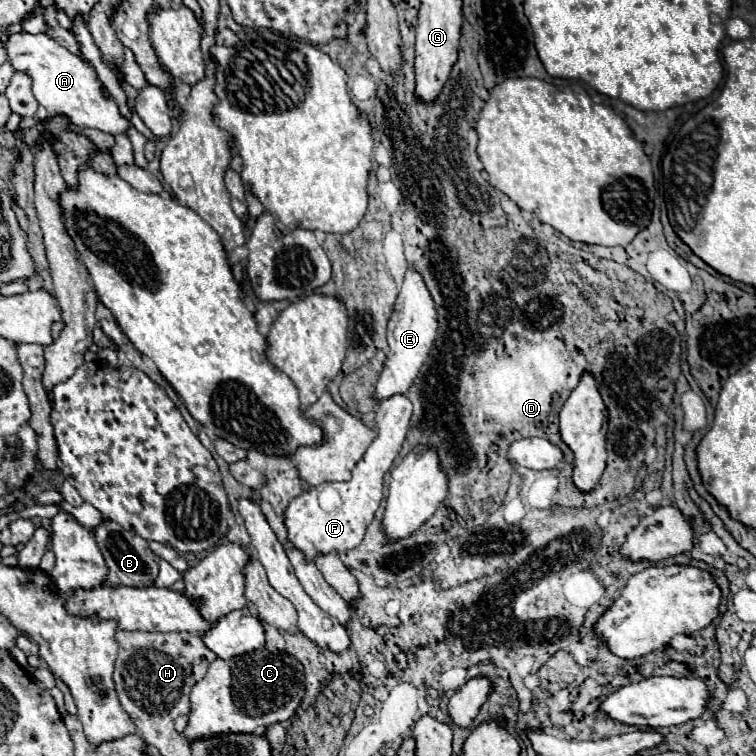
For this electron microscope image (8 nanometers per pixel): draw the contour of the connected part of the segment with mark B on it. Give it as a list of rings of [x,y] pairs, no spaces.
[[[101,520],[99,526],[93,528],[93,538],[97,546],[101,548],[101,554],[105,556],[105,564],[109,568],[109,576],[105,578],[107,586],[131,586],[131,588],[147,588],[153,586],[153,580],[157,578],[159,566],[155,560],[155,554],[149,550],[149,542],[141,536],[135,536],[121,528],[113,520]]]

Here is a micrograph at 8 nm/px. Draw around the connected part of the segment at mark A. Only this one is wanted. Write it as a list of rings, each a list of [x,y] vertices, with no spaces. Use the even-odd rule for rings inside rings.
[[[9,34],[9,38],[1,42],[1,46],[5,48],[7,60],[11,62],[13,70],[25,72],[31,78],[33,96],[49,112],[49,116],[65,116],[71,124],[79,128],[95,128],[107,134],[119,134],[129,128],[131,122],[119,114],[115,100],[103,96],[103,84],[99,82],[95,70],[79,56],[59,46],[47,34]]]

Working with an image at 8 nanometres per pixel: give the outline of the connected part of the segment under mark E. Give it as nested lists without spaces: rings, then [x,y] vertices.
[[[407,270],[401,292],[395,302],[395,312],[389,320],[387,328],[387,342],[389,342],[389,354],[383,366],[383,372],[379,376],[377,388],[373,398],[377,402],[387,400],[395,394],[407,394],[409,386],[413,384],[415,376],[419,374],[419,368],[423,366],[423,360],[429,356],[429,350],[433,346],[437,332],[437,312],[431,294],[427,292],[421,276],[415,270]]]

